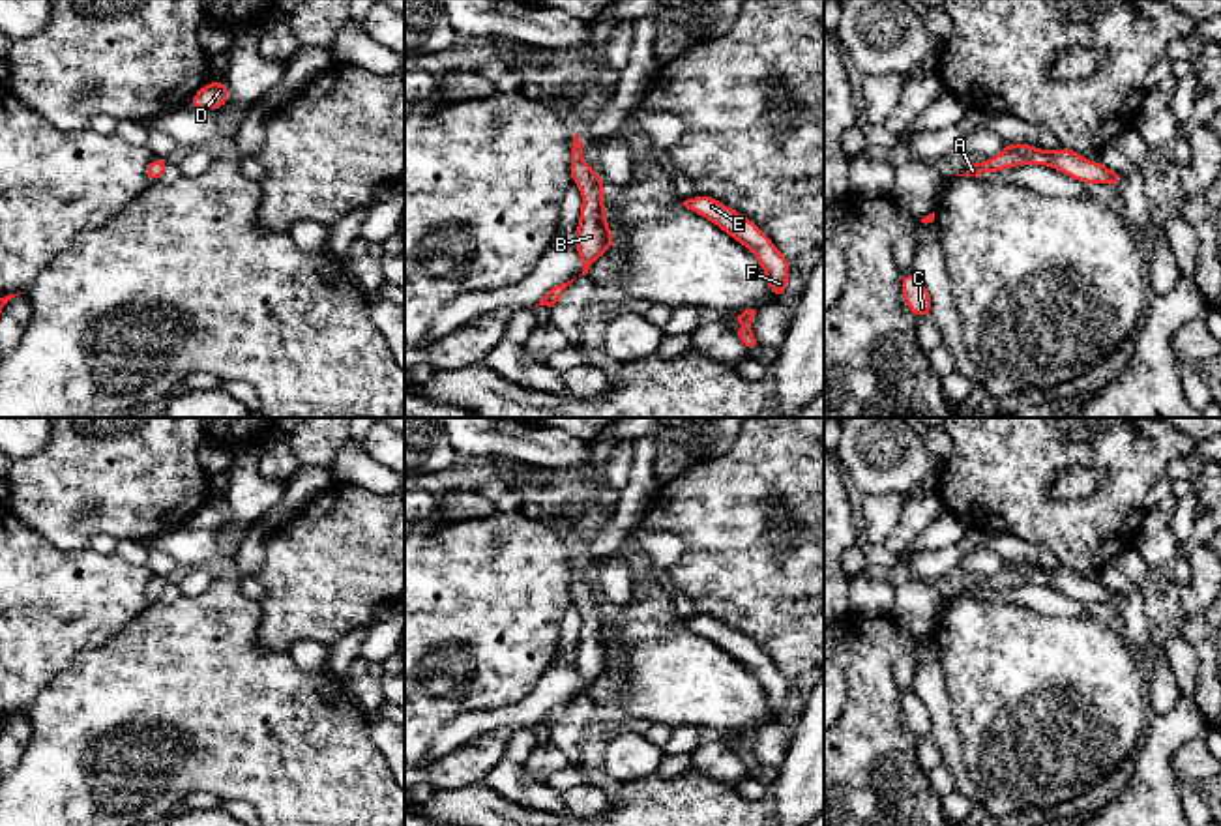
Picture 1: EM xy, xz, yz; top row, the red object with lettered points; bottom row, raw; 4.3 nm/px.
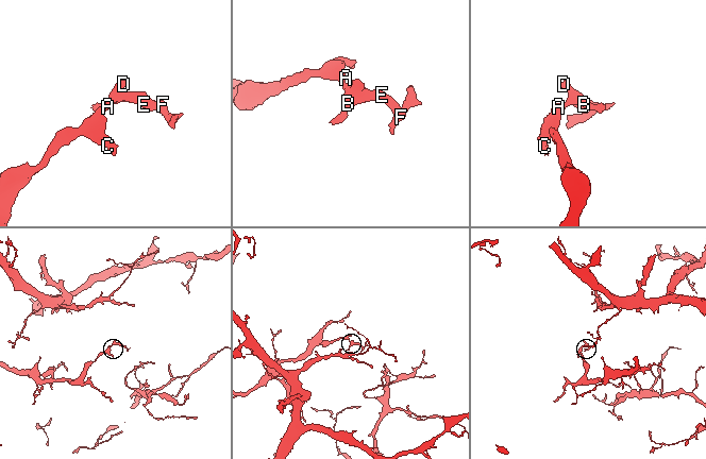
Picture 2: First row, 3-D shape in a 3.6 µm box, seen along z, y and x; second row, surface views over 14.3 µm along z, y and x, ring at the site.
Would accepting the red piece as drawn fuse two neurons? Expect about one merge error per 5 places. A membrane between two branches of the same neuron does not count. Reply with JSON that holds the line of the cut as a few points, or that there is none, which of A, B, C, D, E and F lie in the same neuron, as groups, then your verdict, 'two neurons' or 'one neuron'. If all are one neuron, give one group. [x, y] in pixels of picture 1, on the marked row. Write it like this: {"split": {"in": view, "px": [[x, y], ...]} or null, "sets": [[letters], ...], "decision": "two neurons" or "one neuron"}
{"split": null, "sets": [["A", "B", "C", "D", "E", "F"]], "decision": "one neuron"}

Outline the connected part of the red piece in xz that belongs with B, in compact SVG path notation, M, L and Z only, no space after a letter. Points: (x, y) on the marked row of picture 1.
M579 131L573 139L569 154L569 170L575 185L582 193L582 206L579 214L579 227L575 230L575 245L586 275L590 266L603 255L610 245L616 245L618 238L609 230L605 215L605 182L597 176L597 170L588 167L582 157L582 142Z

